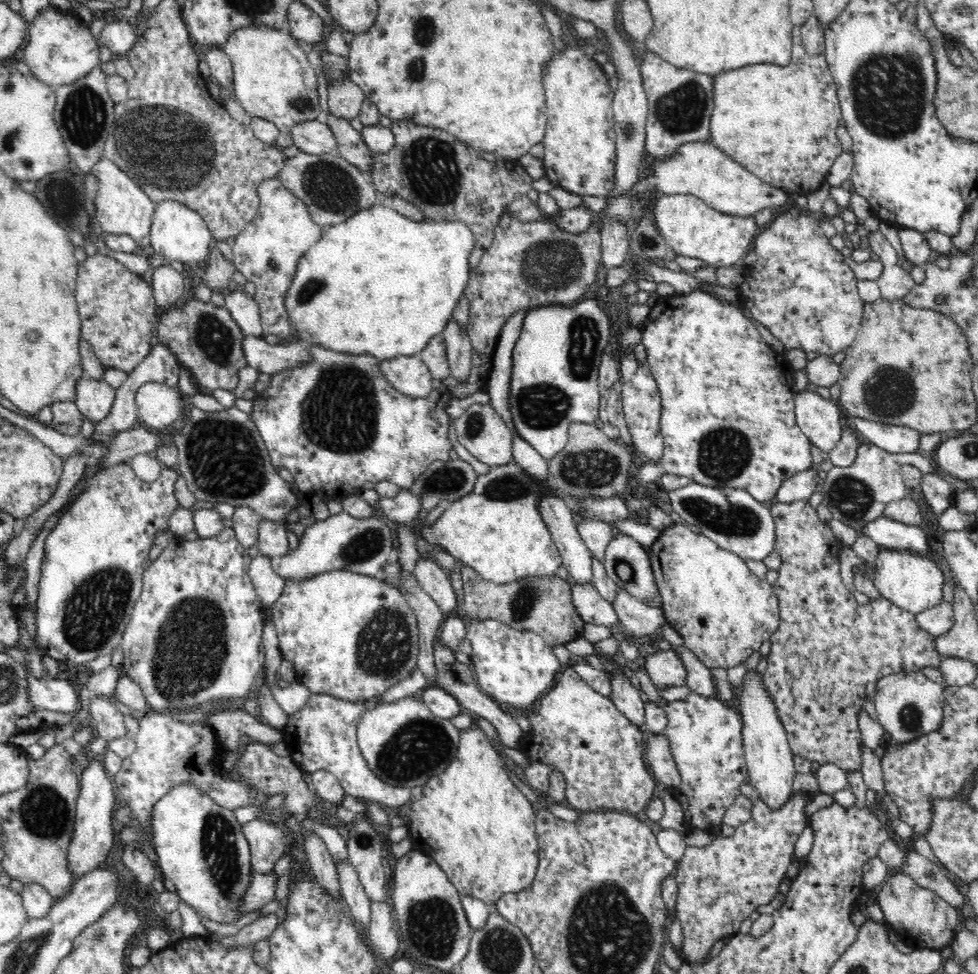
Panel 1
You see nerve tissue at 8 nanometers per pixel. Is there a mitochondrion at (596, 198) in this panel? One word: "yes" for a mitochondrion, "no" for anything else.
no

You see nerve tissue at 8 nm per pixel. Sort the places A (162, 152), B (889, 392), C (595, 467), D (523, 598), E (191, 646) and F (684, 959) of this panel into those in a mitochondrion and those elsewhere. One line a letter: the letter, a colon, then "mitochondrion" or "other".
A: mitochondrion
B: mitochondrion
C: mitochondrion
D: mitochondrion
E: mitochondrion
F: other

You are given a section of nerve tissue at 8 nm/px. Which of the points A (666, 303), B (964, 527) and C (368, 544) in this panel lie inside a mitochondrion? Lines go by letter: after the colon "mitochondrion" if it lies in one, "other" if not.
A: other
B: other
C: mitochondrion

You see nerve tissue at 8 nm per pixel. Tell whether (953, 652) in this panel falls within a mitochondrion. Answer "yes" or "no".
no

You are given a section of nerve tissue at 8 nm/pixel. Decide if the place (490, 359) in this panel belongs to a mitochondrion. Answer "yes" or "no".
no

